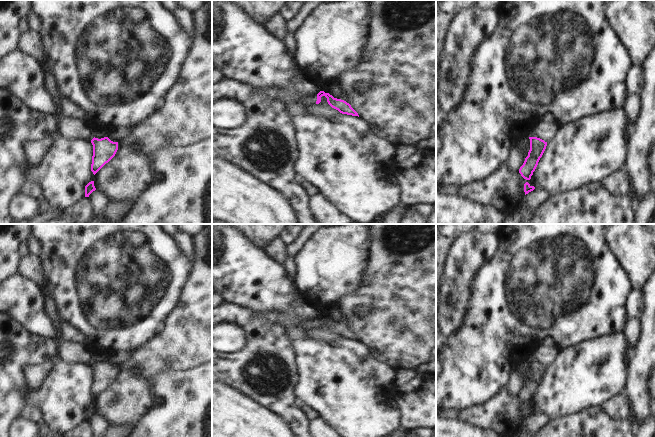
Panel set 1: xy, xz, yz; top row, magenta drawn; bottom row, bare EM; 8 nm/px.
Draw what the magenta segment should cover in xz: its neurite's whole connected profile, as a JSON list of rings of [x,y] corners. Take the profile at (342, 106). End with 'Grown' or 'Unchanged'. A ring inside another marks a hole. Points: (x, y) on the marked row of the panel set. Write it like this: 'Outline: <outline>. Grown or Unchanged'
Outline: [[[293,90],[289,92],[289,100],[291,102],[297,102],[307,107],[310,107],[314,104],[319,104],[322,96],[325,96],[328,104],[332,108],[338,110],[340,113],[359,117],[358,113],[351,107],[349,103],[344,100],[334,98],[332,95],[325,93],[324,91],[320,91],[316,95],[309,96],[301,96],[295,93]]]. Grown

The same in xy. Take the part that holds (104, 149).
Outline: [[[61,118],[58,122],[57,134],[65,139],[91,141],[93,145],[91,171],[94,175],[115,156],[118,150],[118,142],[113,142],[108,137],[95,138],[90,125],[80,119]]]. Grown

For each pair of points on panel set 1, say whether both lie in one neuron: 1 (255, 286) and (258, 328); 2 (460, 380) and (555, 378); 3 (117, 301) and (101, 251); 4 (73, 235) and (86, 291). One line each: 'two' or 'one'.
1: two
2: two
3: one
4: one

